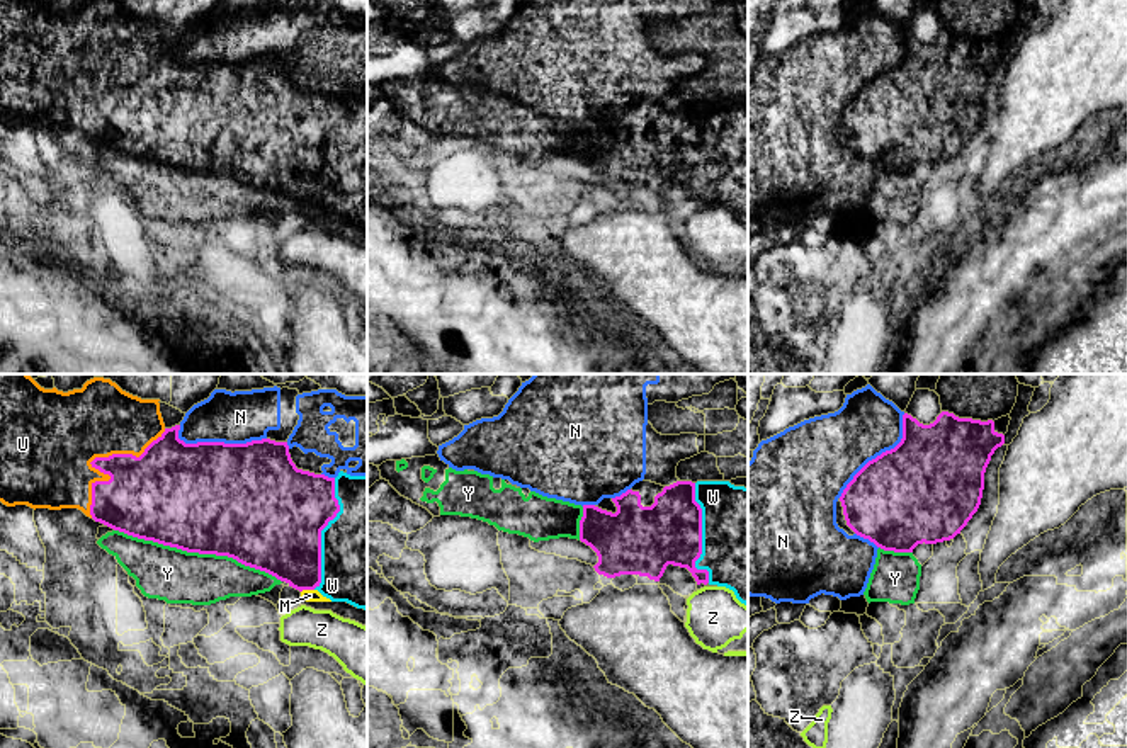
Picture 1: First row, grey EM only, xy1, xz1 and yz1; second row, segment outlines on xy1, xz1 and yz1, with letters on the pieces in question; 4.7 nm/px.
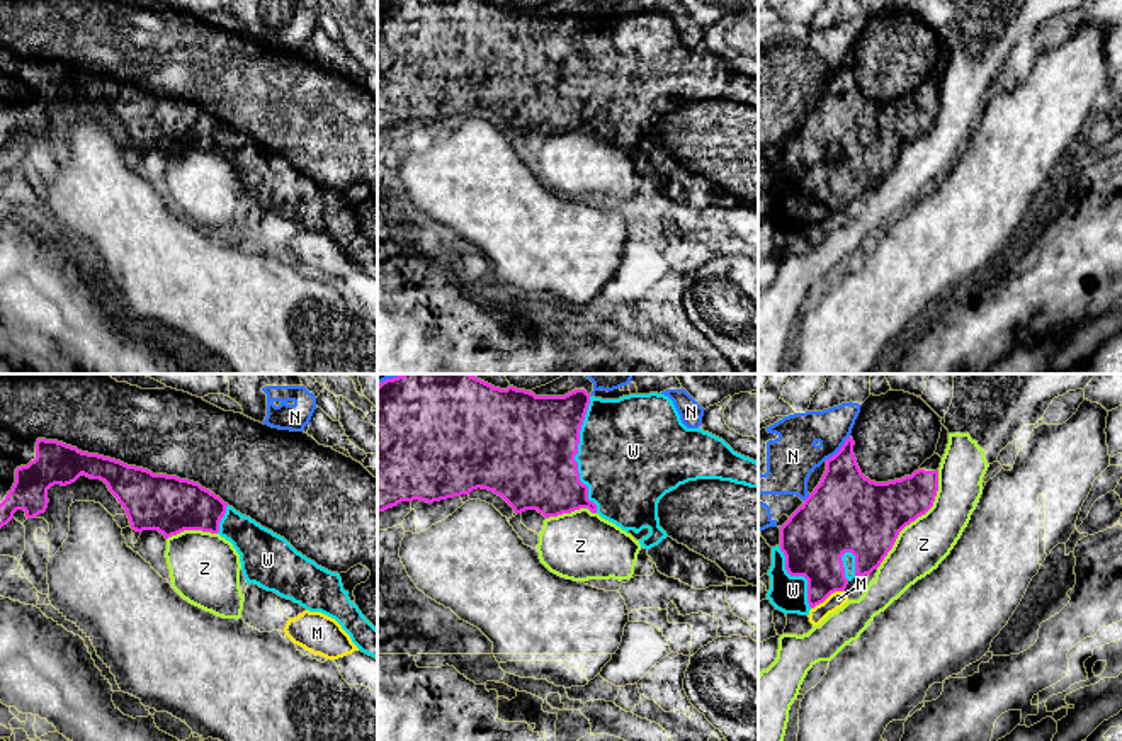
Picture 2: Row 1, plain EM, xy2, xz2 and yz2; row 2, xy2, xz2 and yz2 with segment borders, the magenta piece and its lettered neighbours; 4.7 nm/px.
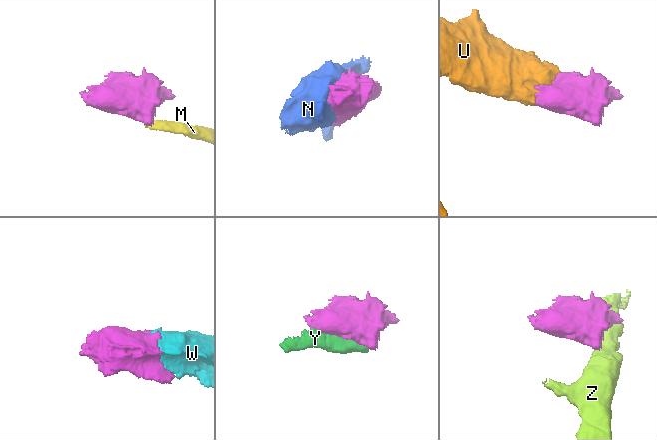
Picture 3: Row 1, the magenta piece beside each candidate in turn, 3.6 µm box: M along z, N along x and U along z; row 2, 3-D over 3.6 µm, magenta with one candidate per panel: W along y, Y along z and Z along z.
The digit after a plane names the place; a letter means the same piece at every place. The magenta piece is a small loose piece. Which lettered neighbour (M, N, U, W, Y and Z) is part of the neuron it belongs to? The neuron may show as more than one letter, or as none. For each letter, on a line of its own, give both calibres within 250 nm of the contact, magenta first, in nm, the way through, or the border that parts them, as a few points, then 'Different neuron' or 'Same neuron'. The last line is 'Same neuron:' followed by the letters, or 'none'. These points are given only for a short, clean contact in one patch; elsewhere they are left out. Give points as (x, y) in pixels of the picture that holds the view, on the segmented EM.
M: Thickness 280 nm (magenta) against 80 nm. Boundary: yz2 (842, 590), (832, 592), (811, 609). Different neuron
N: Thickness 500 nm (magenta) against 240 nm. Different neuron
U: Thickness 280 nm (magenta) against 460 nm. Same neuron
W: Thickness 480 nm (magenta) against 500 nm. Same neuron
Y: Thickness 500 nm (magenta) against 260 nm. Different neuron
Z: Thickness 360 nm (magenta) against 240 nm. Different neuron
Same neuron: U, W

